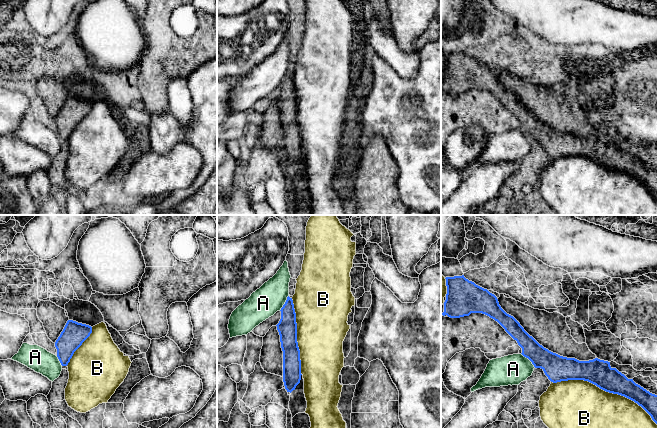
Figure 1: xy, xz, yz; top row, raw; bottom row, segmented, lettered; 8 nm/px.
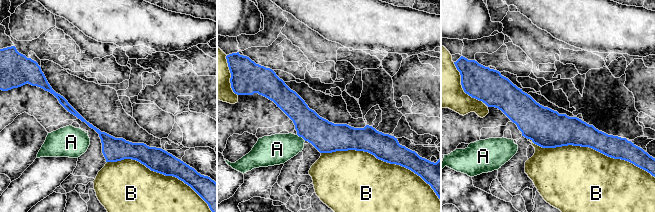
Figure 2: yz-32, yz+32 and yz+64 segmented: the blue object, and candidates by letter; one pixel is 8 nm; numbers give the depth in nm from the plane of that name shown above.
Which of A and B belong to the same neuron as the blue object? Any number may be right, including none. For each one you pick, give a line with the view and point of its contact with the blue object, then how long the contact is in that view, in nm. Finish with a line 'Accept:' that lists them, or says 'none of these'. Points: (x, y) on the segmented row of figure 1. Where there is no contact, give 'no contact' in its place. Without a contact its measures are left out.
Accept: none of these

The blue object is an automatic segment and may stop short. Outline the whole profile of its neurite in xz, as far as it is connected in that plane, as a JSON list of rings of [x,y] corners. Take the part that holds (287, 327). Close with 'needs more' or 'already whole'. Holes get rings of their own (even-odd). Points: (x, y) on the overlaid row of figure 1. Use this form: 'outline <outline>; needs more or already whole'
outline [[[287,297],[280,311],[281,319],[276,326],[283,351],[283,382],[287,392],[291,393],[300,383],[302,375],[296,313],[292,298]]]; already whole

